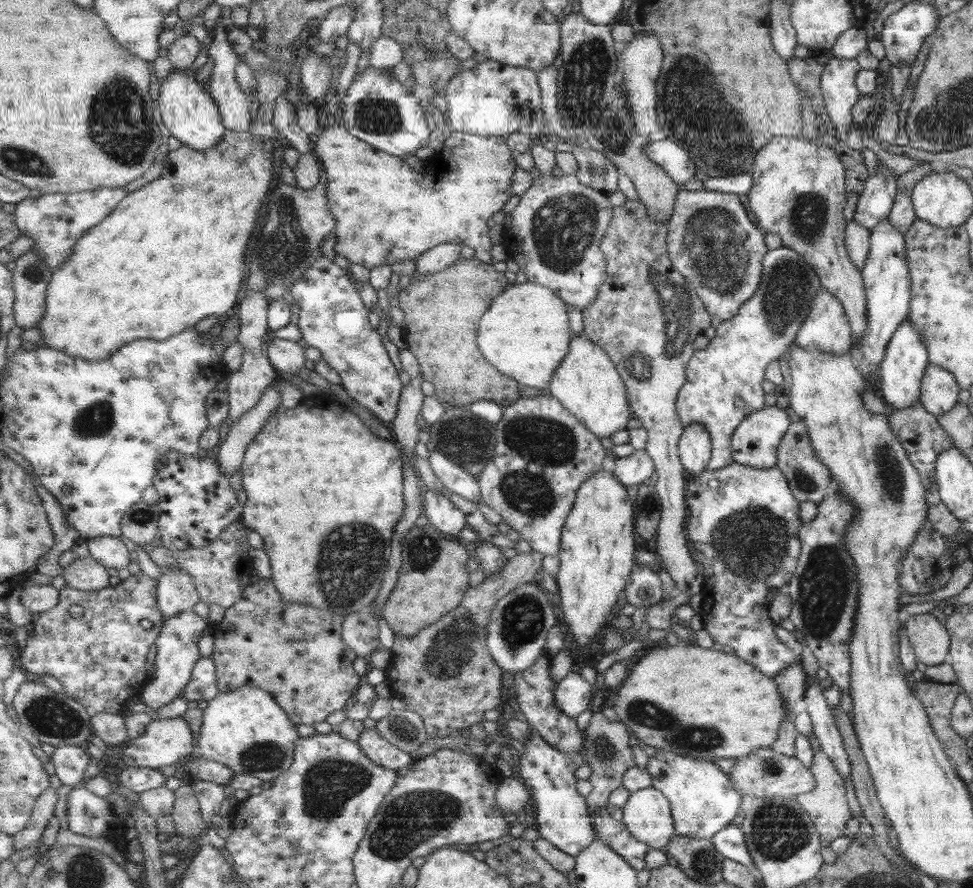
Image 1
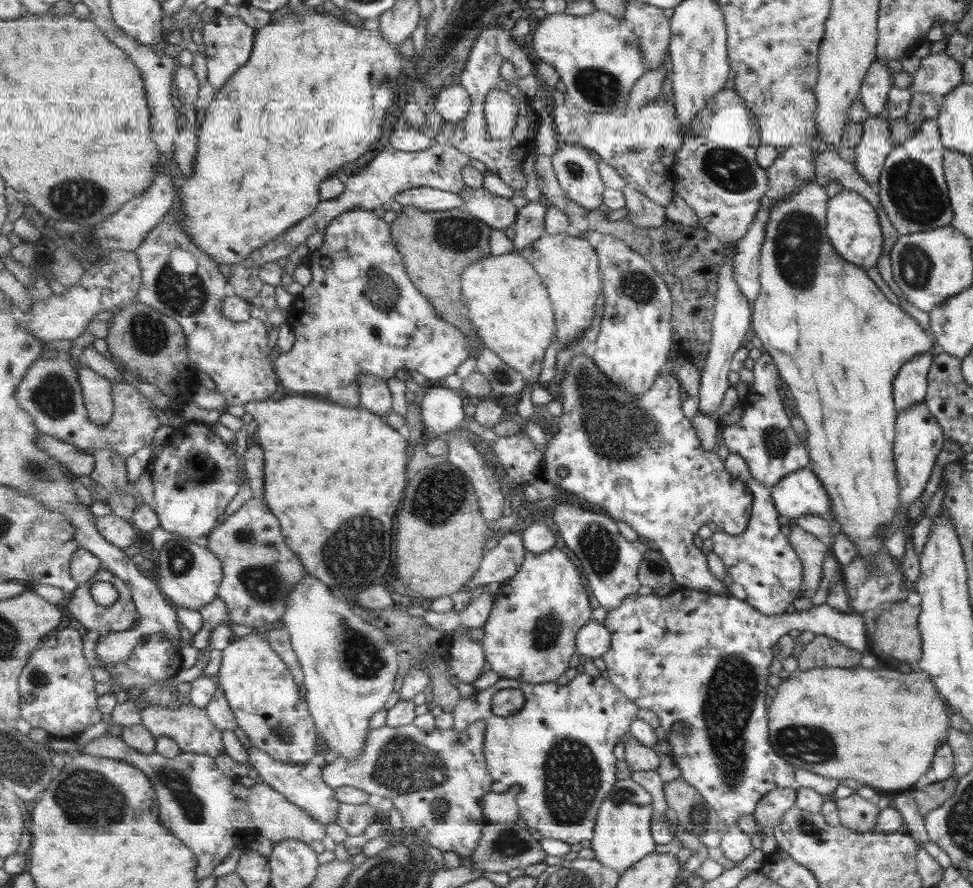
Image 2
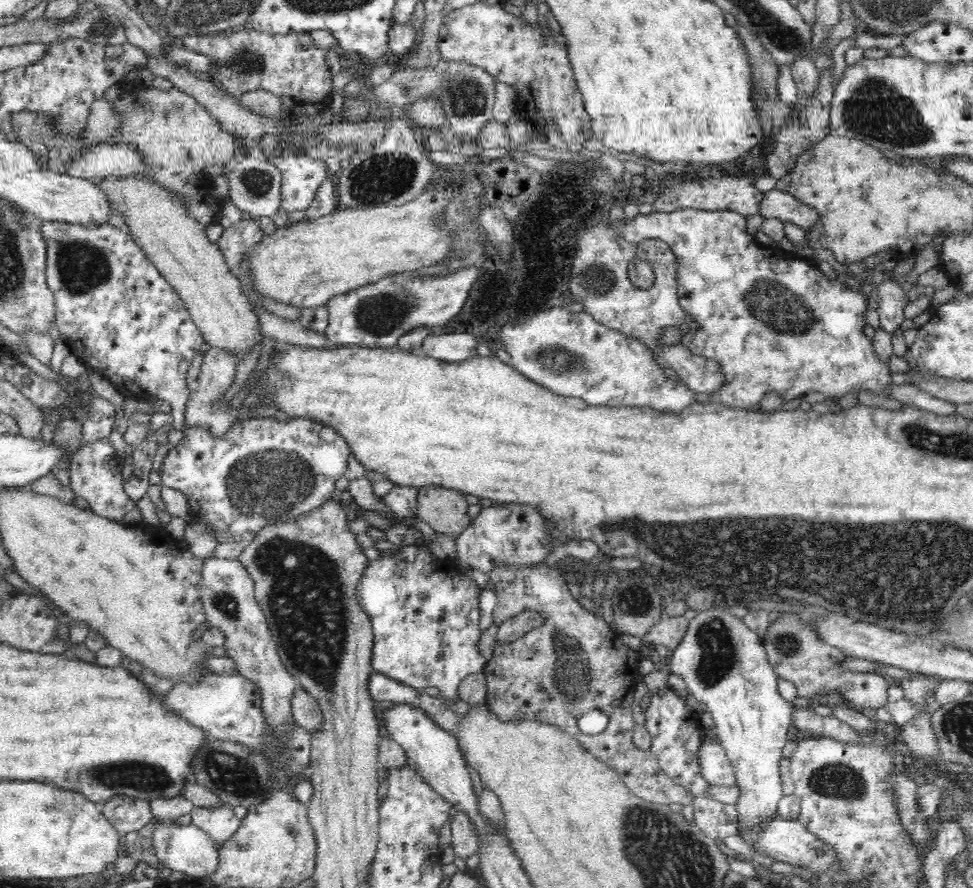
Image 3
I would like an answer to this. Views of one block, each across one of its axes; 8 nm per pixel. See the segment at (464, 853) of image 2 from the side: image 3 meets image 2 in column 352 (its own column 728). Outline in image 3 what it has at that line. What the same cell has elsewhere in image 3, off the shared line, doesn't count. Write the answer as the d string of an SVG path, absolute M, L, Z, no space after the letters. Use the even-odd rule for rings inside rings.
M705 737L698 754L702 776L714 786L737 784L736 771L718 740Z

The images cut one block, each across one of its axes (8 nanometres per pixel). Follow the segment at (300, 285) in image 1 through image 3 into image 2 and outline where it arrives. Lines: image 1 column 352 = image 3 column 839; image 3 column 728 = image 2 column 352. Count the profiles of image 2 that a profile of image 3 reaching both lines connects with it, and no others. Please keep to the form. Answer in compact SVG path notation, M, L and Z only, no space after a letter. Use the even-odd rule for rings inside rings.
M357 209L334 218L334 221L330 222L330 225L323 232L323 244L311 252L307 260L307 266L312 272L312 280L304 287L302 293L296 297L289 310L287 310L287 324L295 334L295 342L290 351L286 353L278 352L275 361L276 373L279 373L279 380L283 383L286 391L289 394L299 394L301 392L319 394L319 396L329 398L333 403L339 403L347 407L357 407L362 404L359 382L362 372L368 372L388 380L402 375L407 370L416 370L427 378L429 384L433 384L440 378L451 376L451 374L462 373L461 366L471 354L470 342L466 334L458 326L443 320L438 315L438 310L436 310L434 304L415 286L407 272L405 263L403 263L403 255L399 253L394 243L392 225L387 224L383 217L377 216L371 210Z

